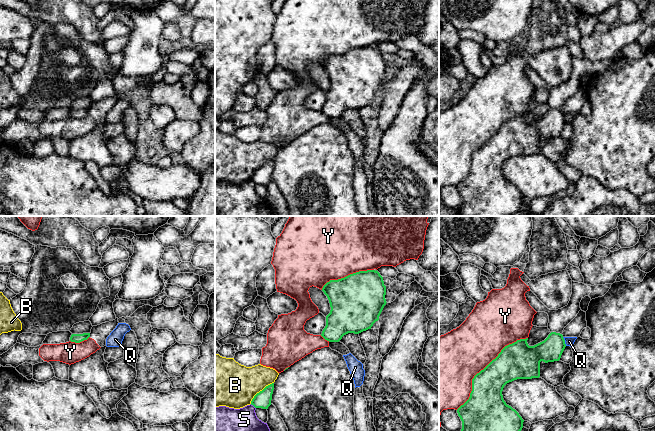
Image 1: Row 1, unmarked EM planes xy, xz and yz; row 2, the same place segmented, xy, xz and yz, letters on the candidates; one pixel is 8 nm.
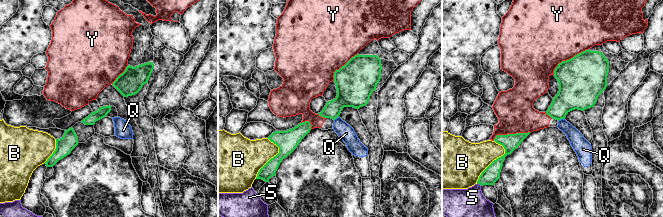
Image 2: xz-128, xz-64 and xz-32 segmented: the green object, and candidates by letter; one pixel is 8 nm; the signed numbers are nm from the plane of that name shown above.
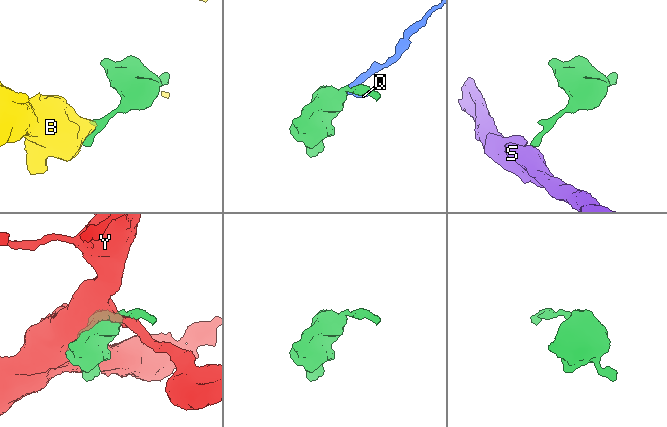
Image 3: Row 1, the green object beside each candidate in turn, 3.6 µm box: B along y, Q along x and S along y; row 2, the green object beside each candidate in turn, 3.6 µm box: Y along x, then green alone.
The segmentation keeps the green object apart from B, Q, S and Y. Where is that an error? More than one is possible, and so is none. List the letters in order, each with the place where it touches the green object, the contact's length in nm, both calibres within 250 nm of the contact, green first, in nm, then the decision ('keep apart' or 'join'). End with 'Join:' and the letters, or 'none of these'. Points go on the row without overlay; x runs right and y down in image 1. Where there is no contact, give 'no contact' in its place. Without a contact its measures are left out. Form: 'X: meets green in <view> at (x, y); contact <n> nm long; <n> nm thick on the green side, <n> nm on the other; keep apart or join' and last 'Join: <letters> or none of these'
B: meets green in xz at (260, 167); contact 260 nm long; 130 nm thick on the green side, 360 nm on the other; keep apart
Q: meets green in yz at (564, 117); contact 80 nm long; 190 nm thick on the green side, 80 nm on the other; keep apart
S: meets green in xz at (253, 181); contact 60 nm long; 130 nm thick on the green side, 340 nm on the other; keep apart
Y: meets green in yz at (485, 143); contact 800 nm long; 280 nm thick on the green side, 420 nm on the other; keep apart
Join: none of these

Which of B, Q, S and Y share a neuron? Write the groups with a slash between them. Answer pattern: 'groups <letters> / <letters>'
groups B / Q / S / Y

